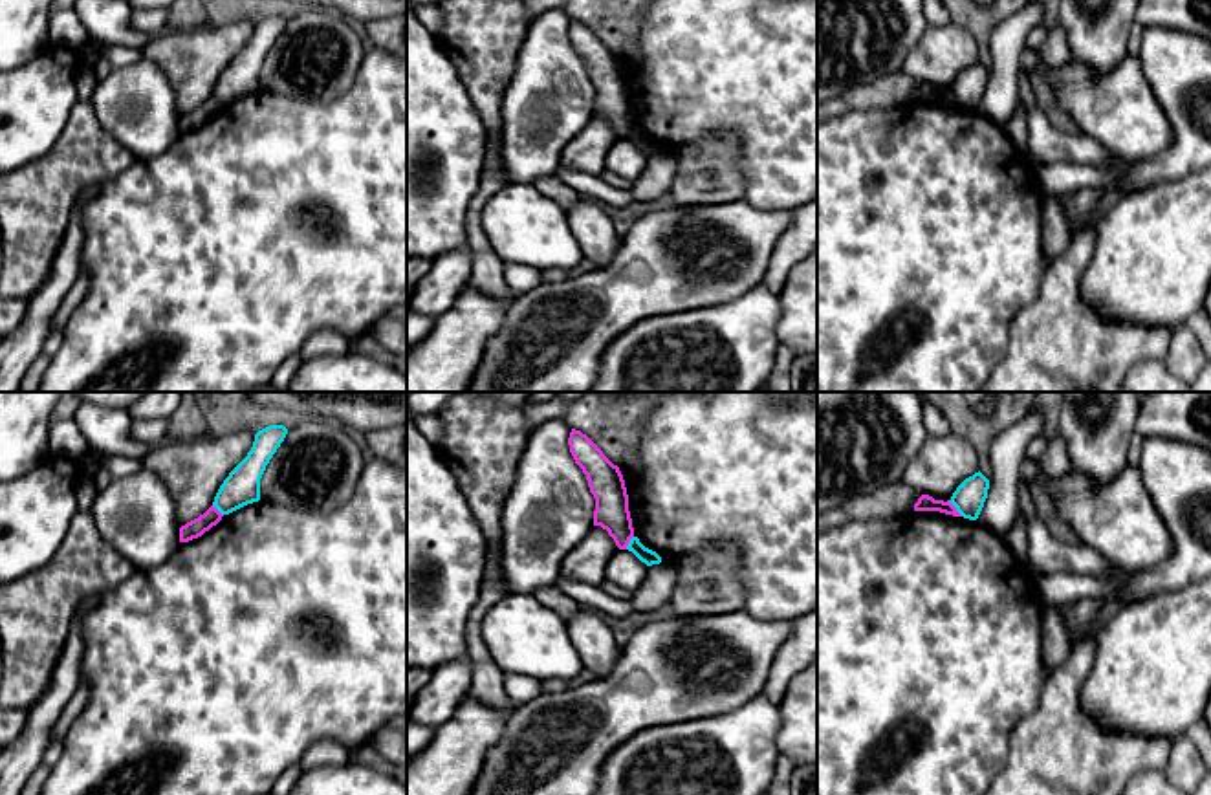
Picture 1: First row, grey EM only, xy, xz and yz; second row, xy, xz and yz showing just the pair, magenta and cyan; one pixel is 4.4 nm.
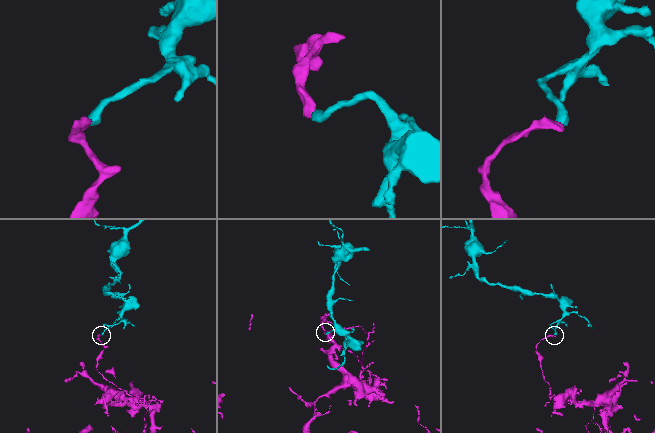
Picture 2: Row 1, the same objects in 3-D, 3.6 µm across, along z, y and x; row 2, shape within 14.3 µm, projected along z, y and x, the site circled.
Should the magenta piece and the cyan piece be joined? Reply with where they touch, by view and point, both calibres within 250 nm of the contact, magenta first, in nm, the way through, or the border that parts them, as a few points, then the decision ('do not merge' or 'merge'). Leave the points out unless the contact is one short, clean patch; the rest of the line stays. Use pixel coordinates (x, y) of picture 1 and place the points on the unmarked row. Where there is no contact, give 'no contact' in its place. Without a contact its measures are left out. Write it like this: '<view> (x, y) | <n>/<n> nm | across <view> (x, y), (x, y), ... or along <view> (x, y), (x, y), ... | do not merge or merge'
yz (955, 98) | 70/140 nm | along yz (948, 90), (962, 105) | do not merge

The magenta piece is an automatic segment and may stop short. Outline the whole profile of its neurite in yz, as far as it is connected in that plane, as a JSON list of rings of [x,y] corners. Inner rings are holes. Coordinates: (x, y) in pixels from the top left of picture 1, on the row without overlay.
[[[922,84],[918,92],[914,93],[914,101],[940,101],[953,106],[962,106],[956,97],[947,90],[934,90],[929,84]]]

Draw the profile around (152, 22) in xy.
[[[154,7],[154,9],[134,9],[130,16],[130,24],[134,29],[147,33],[148,37],[156,37],[167,31],[169,9]]]

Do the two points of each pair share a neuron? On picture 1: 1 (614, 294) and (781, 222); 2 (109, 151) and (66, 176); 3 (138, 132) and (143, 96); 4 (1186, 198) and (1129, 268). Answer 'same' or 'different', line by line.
1: same
2: same
3: same
4: same

